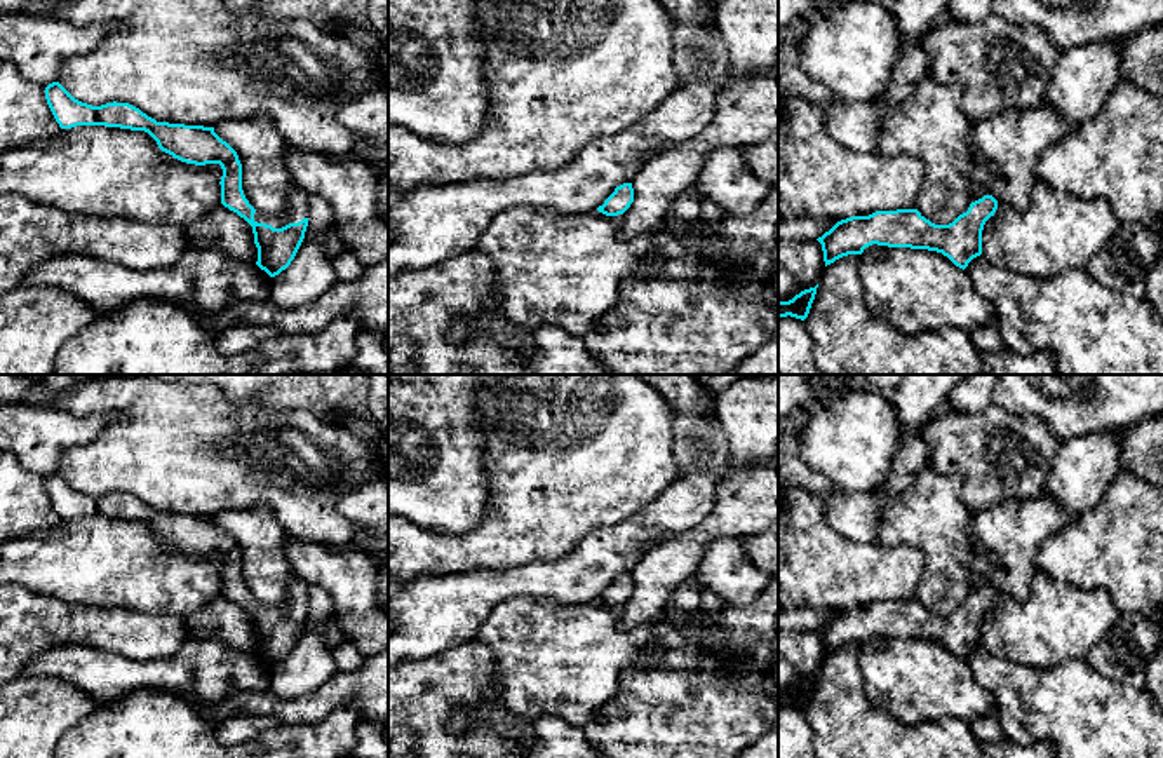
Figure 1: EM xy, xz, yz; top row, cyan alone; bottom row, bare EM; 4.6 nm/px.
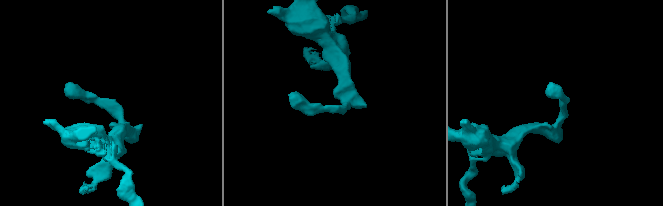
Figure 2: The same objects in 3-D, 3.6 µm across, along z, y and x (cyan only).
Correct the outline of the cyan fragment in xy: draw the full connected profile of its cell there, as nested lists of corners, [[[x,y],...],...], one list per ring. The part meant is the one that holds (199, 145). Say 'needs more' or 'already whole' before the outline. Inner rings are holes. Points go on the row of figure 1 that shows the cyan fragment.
needs more | [[[59,82],[45,87],[47,105],[61,129],[106,125],[148,132],[158,148],[174,159],[205,166],[219,164],[221,204],[244,218],[254,233],[256,265],[270,277],[279,275],[294,260],[308,227],[308,193],[294,186],[282,214],[268,218],[258,213],[242,190],[242,164],[237,152],[214,127],[157,122],[129,103],[92,106],[75,99]]]

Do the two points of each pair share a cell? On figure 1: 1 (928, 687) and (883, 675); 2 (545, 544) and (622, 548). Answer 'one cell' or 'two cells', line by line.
1: one cell
2: two cells

